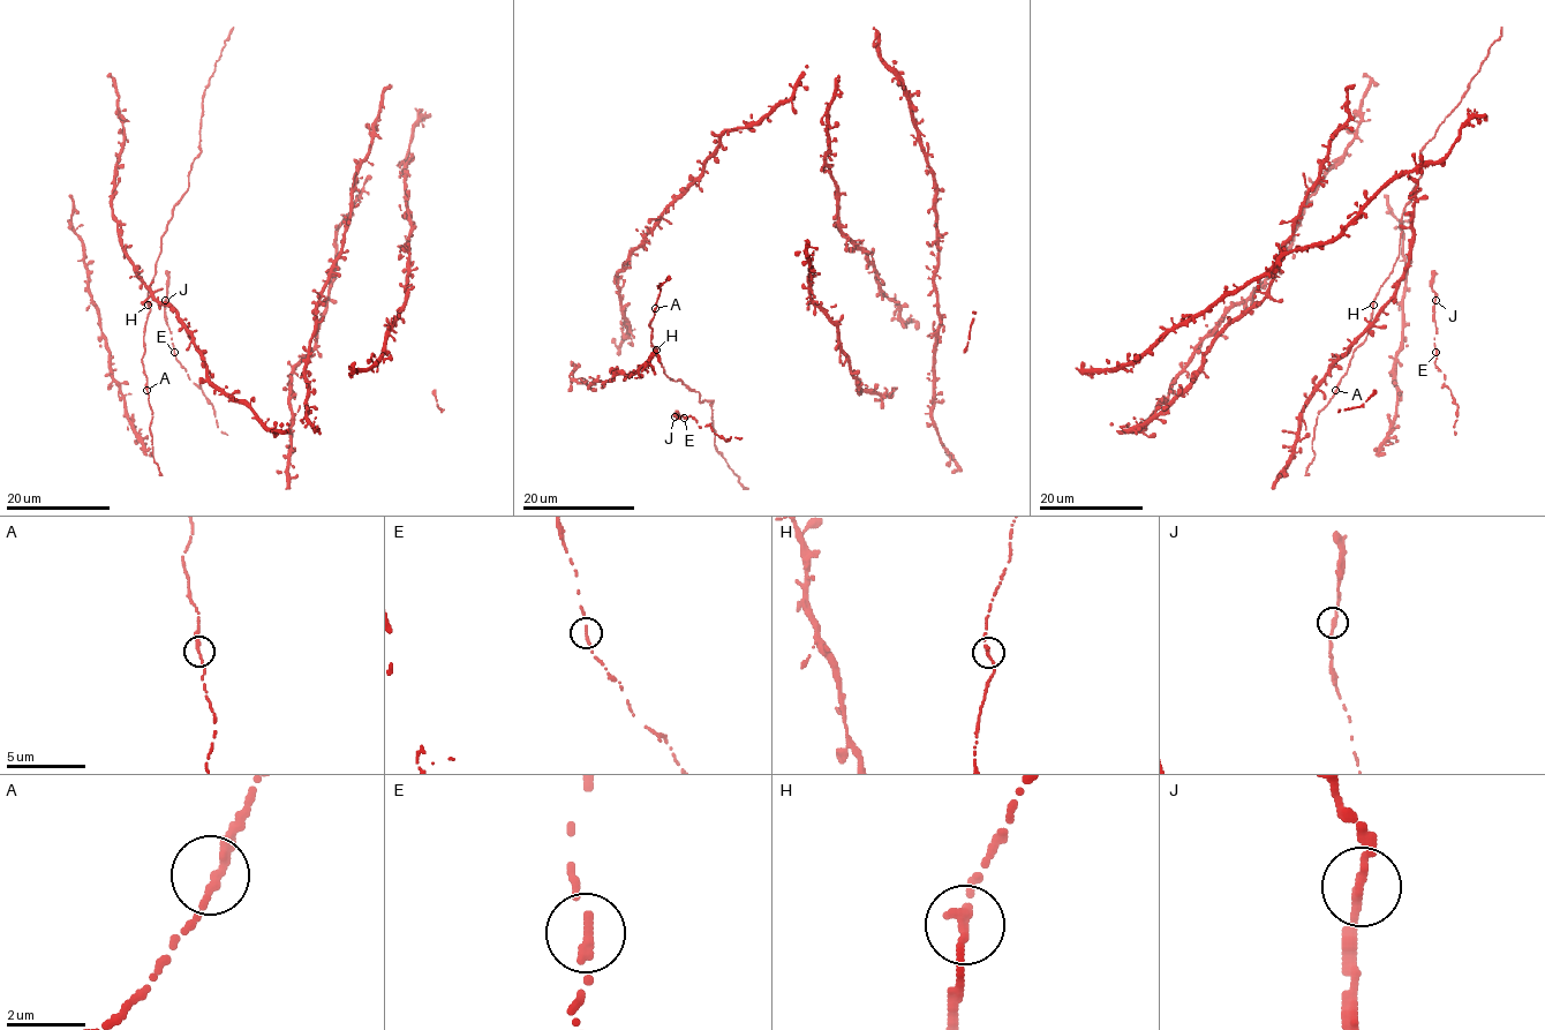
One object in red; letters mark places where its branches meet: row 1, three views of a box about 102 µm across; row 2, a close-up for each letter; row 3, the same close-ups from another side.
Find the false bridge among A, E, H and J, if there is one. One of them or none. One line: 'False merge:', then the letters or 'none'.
False merge: none

